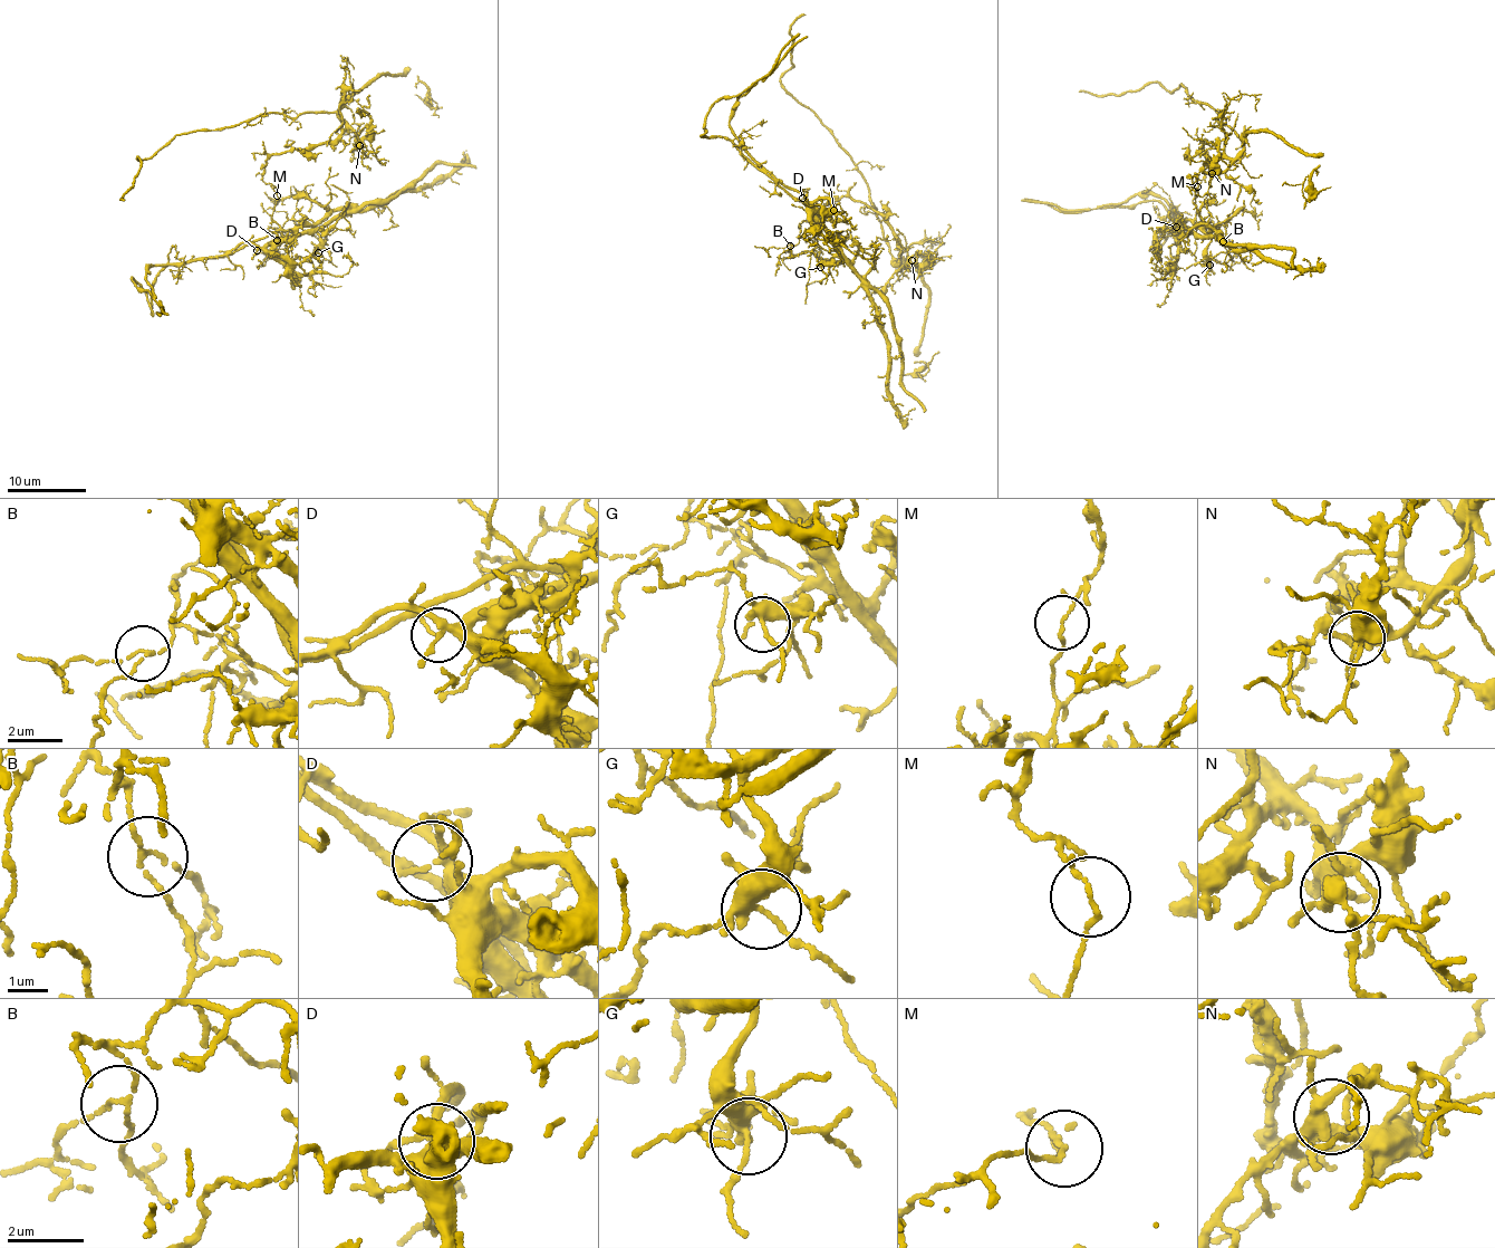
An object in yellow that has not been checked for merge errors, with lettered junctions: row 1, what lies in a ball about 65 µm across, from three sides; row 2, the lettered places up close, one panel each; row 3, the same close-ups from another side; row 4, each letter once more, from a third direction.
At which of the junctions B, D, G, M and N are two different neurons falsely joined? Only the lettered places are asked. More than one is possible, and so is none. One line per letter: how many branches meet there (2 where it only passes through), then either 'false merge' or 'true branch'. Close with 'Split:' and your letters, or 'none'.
B: 3 branches meet; true branch
D: 4 branches meet; false merge
G: 4 branches meet; true branch
M: 3 branches meet; false merge
N: 4 branches meet; true branch
Split: D, M

